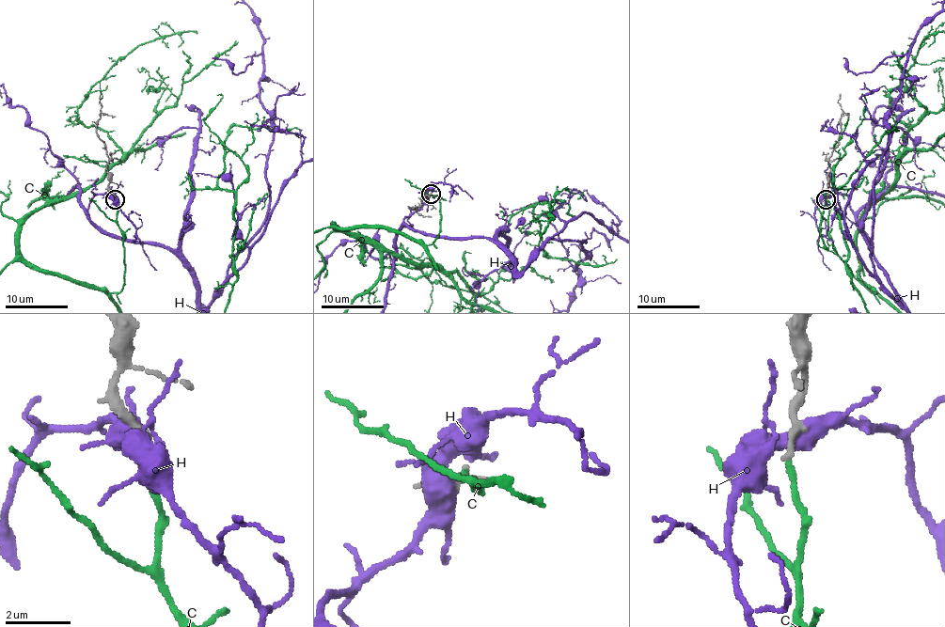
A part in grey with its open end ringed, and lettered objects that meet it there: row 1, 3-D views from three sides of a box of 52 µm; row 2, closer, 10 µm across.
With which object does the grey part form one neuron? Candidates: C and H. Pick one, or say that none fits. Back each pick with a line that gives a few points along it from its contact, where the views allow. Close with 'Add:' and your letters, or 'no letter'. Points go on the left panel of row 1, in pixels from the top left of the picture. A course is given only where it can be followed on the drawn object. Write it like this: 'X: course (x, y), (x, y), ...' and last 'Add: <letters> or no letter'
Add: C

